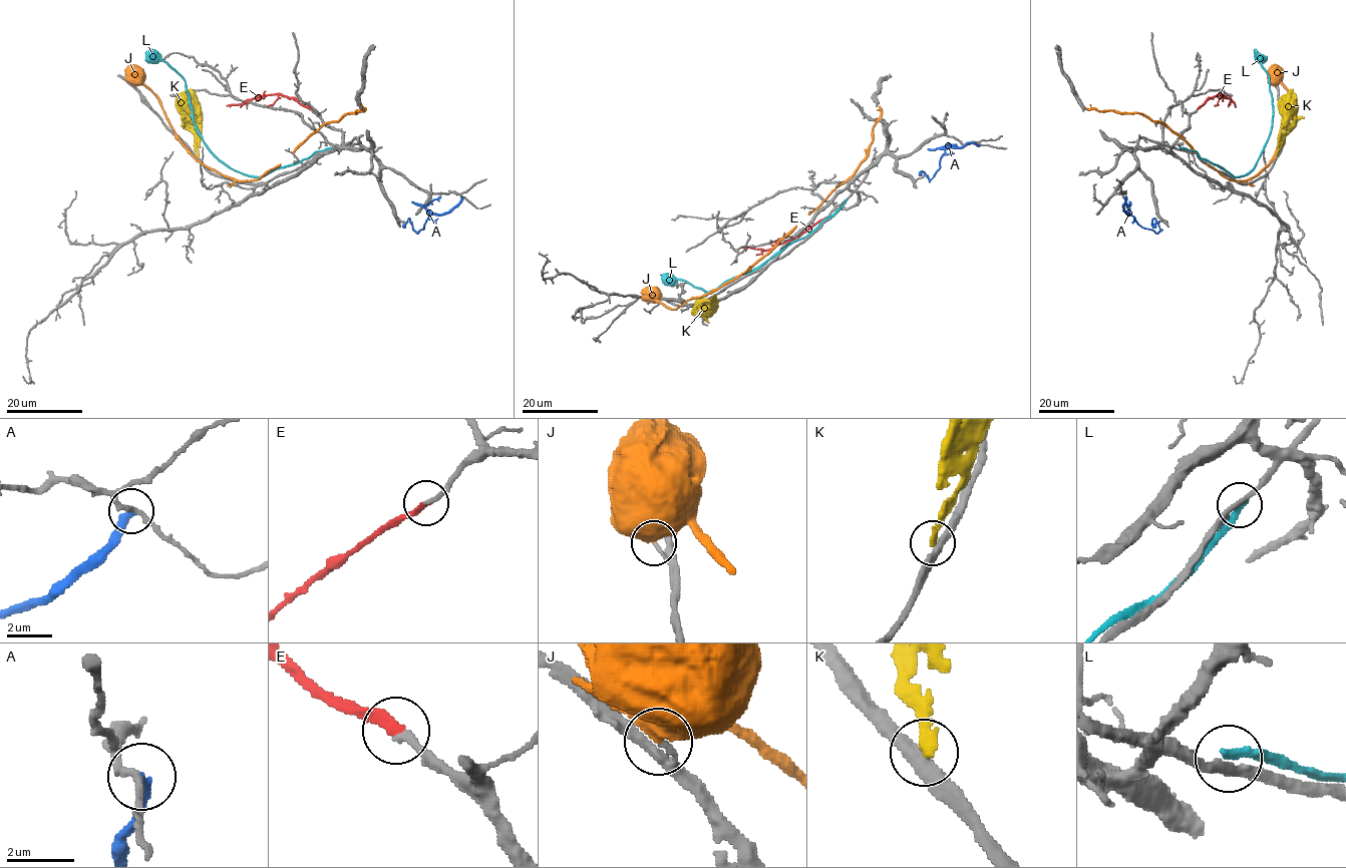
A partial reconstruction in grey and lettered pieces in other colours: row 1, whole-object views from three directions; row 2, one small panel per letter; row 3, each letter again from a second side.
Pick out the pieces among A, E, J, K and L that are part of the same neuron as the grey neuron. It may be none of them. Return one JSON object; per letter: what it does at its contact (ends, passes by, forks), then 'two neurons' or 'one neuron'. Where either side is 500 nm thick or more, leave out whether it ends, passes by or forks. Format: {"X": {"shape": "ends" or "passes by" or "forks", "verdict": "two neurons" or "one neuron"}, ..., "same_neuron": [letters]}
{"A": {"shape": "ends", "verdict": "two neurons"}, "E": {"shape": "ends", "verdict": "one neuron"}, "J": {"verdict": "two neurons"}, "K": {"shape": "ends", "verdict": "two neurons"}, "L": {"shape": "ends", "verdict": "two neurons"}, "same_neuron": ["E"]}

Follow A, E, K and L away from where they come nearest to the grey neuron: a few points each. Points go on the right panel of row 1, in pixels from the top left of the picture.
A: (1125, 196), (1124, 209), (1127, 213), (1140, 226), (1156, 233), (1160, 230), (1153, 219), (1155, 228)
E: (1198, 108), (1220, 94), (1231, 99), (1228, 105)
K: (1276, 155), (1282, 138), (1290, 131), (1289, 92)
L: (1181, 148), (1193, 150), (1234, 176), (1254, 167), (1273, 116), (1268, 74), (1256, 56), (1258, 51)

